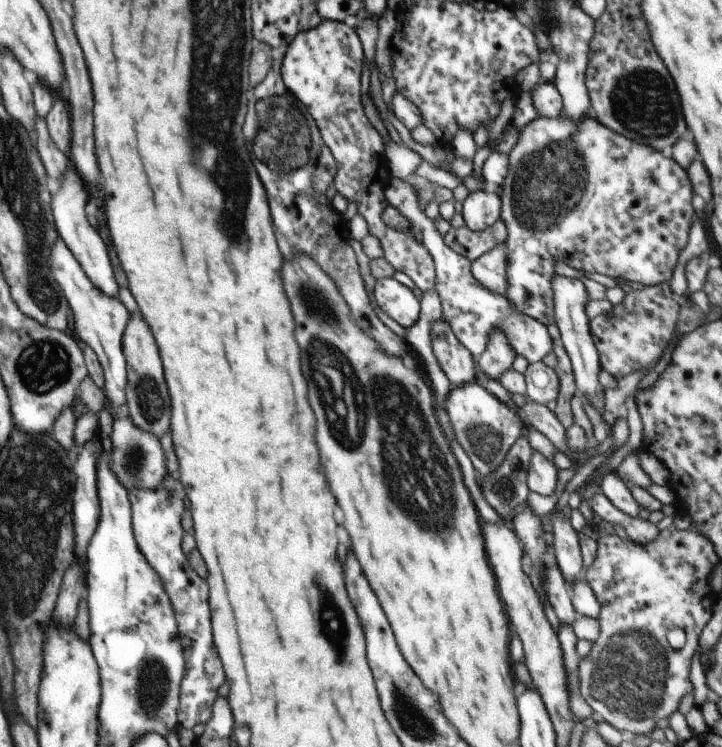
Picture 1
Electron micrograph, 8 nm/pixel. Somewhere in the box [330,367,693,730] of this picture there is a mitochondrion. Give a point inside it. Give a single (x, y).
(629, 677)

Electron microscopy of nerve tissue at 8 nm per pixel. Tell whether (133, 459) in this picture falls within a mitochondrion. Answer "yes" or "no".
yes

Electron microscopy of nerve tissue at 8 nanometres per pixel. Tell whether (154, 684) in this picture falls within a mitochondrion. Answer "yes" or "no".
yes

